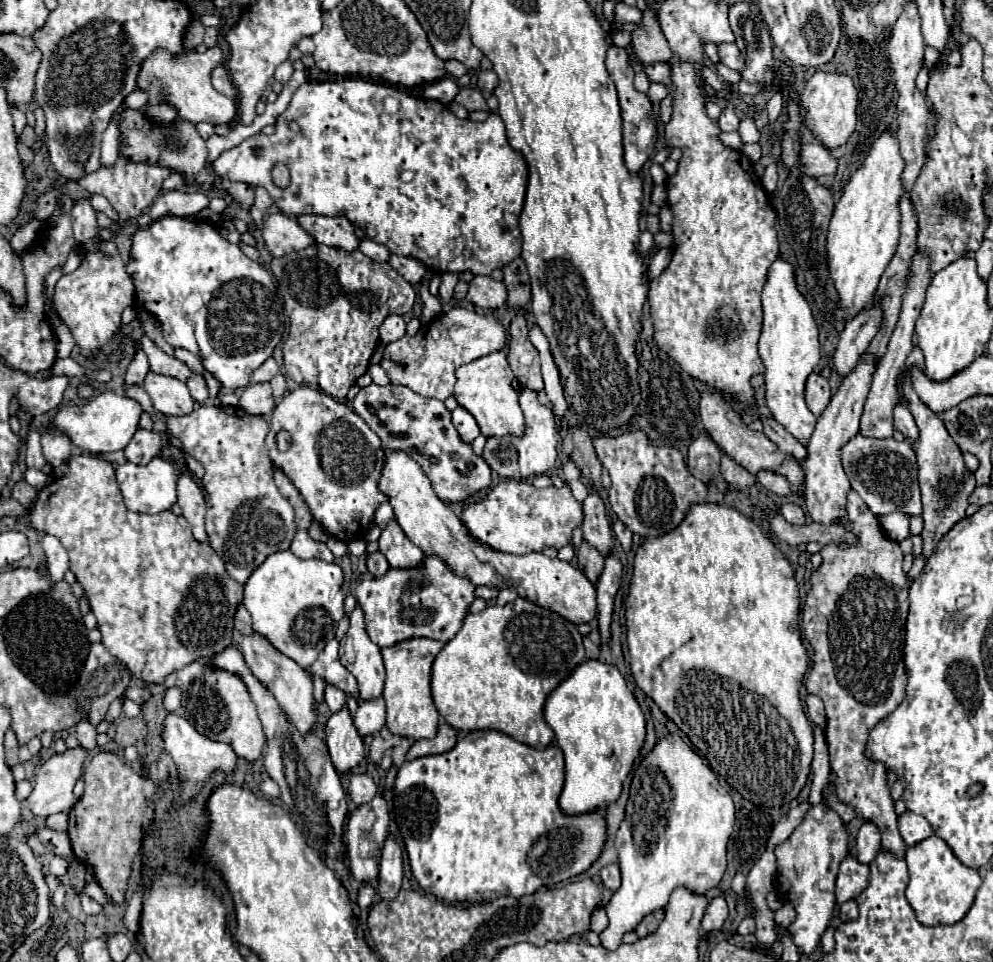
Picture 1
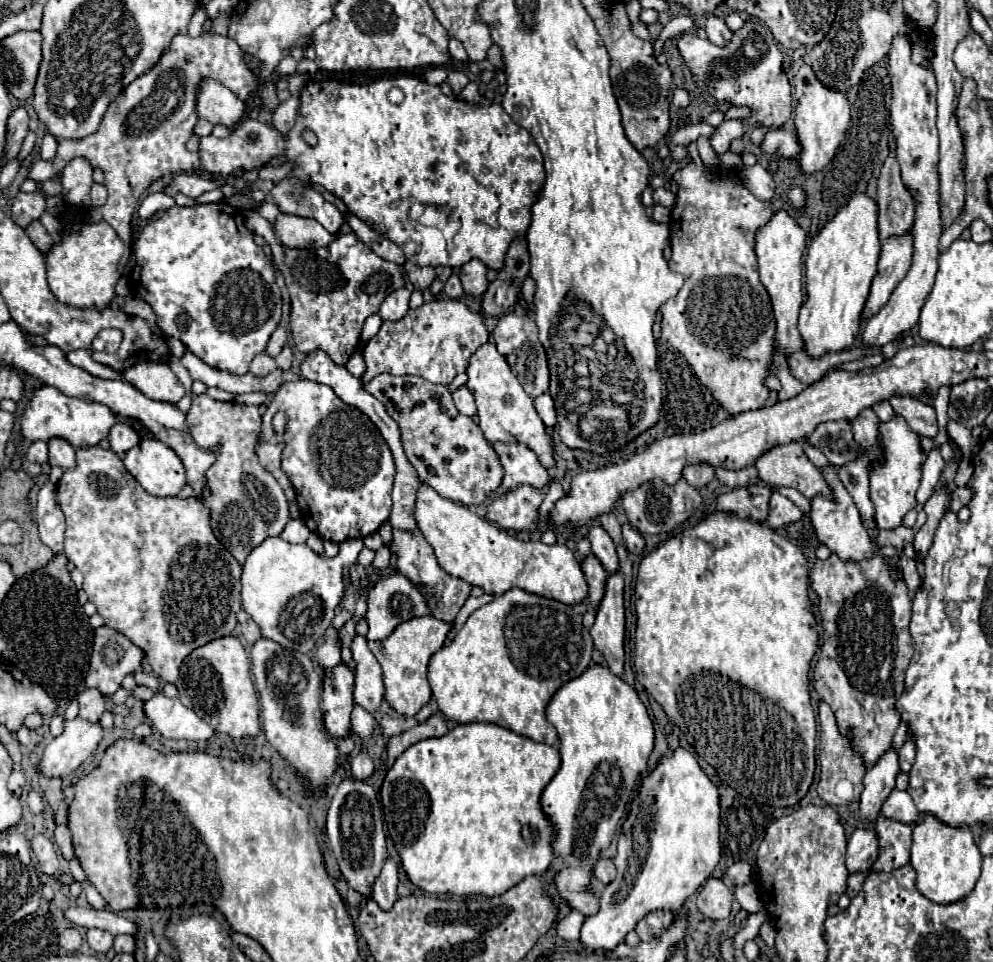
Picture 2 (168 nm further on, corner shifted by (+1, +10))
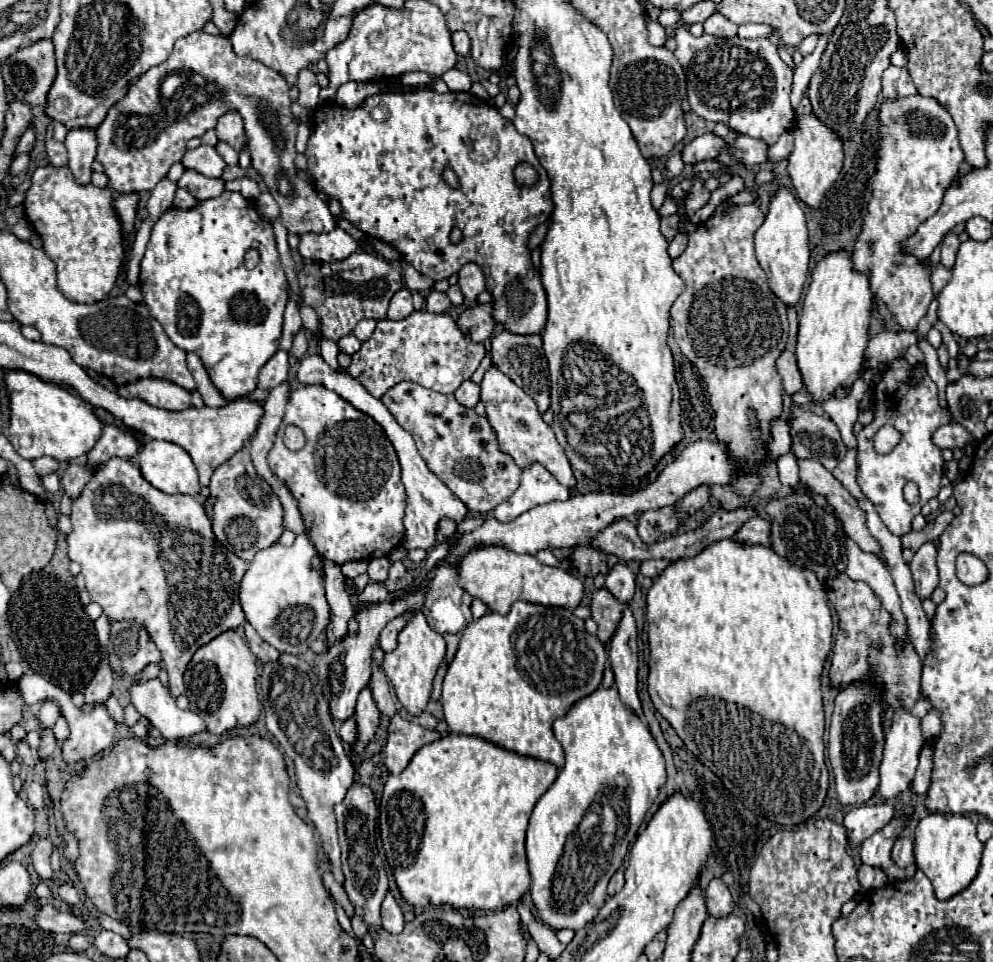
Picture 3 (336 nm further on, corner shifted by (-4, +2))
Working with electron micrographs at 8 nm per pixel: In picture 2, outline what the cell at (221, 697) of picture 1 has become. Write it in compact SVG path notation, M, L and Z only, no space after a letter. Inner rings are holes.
M226 635L220 639L214 639L198 649L194 649L182 663L180 667L180 679L176 681L178 693L180 693L180 701L194 709L196 715L200 715L200 719L204 719L208 725L212 725L218 733L226 733L230 737L254 737L260 731L260 705L258 705L258 695L254 691L252 685L252 677L250 677L250 659L246 657L246 651L242 647L242 643L238 641L238 637L234 635Z

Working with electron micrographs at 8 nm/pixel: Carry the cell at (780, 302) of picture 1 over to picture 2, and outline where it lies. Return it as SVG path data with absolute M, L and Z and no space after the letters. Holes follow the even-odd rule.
M780 209L776 211L768 223L764 223L756 231L756 257L758 257L758 271L760 271L760 281L766 287L772 307L774 307L774 317L776 317L776 349L784 349L786 355L792 351L802 351L804 343L800 339L800 333L796 329L798 323L798 311L802 307L802 255L806 249L806 231L788 215L788 211Z

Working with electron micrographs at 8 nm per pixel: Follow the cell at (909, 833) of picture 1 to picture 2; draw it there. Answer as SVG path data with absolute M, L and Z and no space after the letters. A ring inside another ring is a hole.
M894 789L888 799L882 803L880 815L886 819L894 819L906 825L912 825L918 821L918 809L912 801L912 797L908 795L908 791L898 791Z

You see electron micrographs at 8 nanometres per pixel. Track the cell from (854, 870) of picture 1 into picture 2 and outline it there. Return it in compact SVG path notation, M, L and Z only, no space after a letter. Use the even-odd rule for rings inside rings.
M872 827L868 829L856 829L852 837L848 839L848 851L846 851L846 867L848 871L868 871L872 869L874 861L878 859L880 847L878 847L878 835Z

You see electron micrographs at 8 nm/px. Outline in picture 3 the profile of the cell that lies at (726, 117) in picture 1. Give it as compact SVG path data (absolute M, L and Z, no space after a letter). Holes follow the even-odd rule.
M675 153L675 155L671 155L671 157L667 160L667 175L669 177L673 177L673 175L679 175L681 171L683 171L683 167L685 167L683 163L683 159L681 159L681 153Z

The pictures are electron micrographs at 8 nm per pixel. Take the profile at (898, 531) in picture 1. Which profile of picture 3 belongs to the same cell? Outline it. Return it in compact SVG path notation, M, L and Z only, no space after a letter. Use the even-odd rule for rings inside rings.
M903 357L895 359L887 367L881 381L873 387L873 391L875 391L875 397L873 397L875 421L871 425L865 425L857 437L857 451L859 451L859 455L857 455L857 483L859 483L861 491L871 499L871 503L877 507L877 513L879 513L881 521L885 523L885 527L893 535L899 535L899 537L911 531L913 517L941 489L943 457L941 457L941 449L937 445L933 445L931 433L937 427L949 423L949 419L951 419L949 411L943 411L939 407L935 383L929 377L925 377L923 383L915 385L909 379L911 371L913 371L913 367ZM883 425L891 425L901 433L901 441L887 455L877 453L873 447L873 439ZM909 481L917 483L919 493L921 493L921 499L915 505L909 505L903 497L903 487Z

